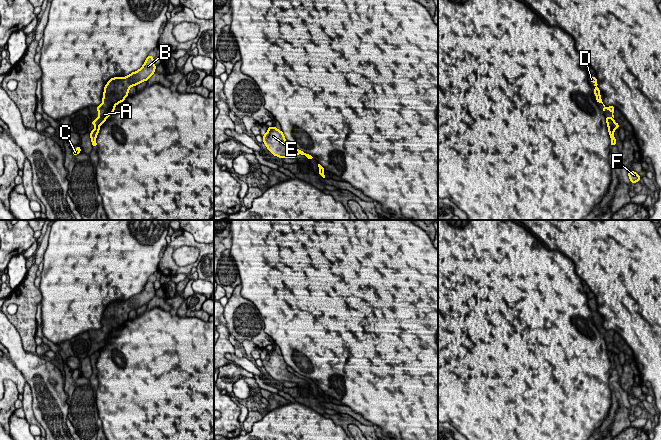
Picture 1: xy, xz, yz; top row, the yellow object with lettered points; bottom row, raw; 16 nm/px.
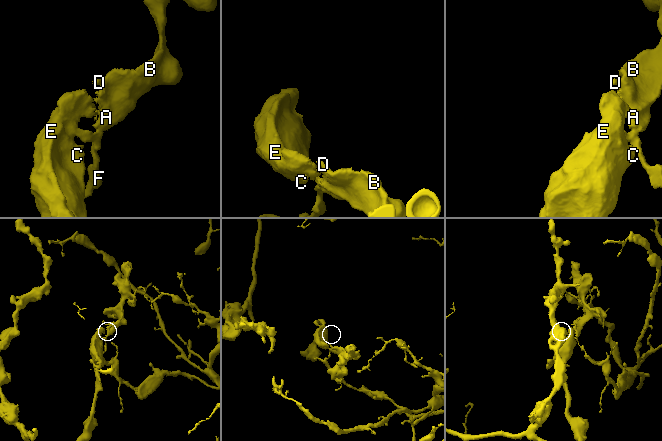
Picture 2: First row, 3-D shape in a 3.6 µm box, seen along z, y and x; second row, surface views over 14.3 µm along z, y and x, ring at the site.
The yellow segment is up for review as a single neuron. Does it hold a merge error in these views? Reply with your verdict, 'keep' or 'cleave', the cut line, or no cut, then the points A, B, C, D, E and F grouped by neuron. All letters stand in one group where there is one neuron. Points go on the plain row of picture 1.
cleave; cut in yz along (608, 351), (613, 353); A B C D E / F

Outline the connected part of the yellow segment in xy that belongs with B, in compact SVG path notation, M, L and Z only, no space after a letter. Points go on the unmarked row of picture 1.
M153 280L146 282L143 290L126 301L111 302L104 311L103 326L97 330L98 342L91 345L92 349L99 352L105 344L115 335L115 330L123 326L128 320L129 313L132 310L137 310L154 298L156 290Z

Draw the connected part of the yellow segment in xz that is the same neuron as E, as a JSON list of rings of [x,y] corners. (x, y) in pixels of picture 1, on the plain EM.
[[[268,351],[266,358],[263,359],[262,362],[267,373],[274,380],[280,381],[281,383],[284,381],[297,382],[297,377],[287,370],[287,364],[283,356],[276,351]]]

